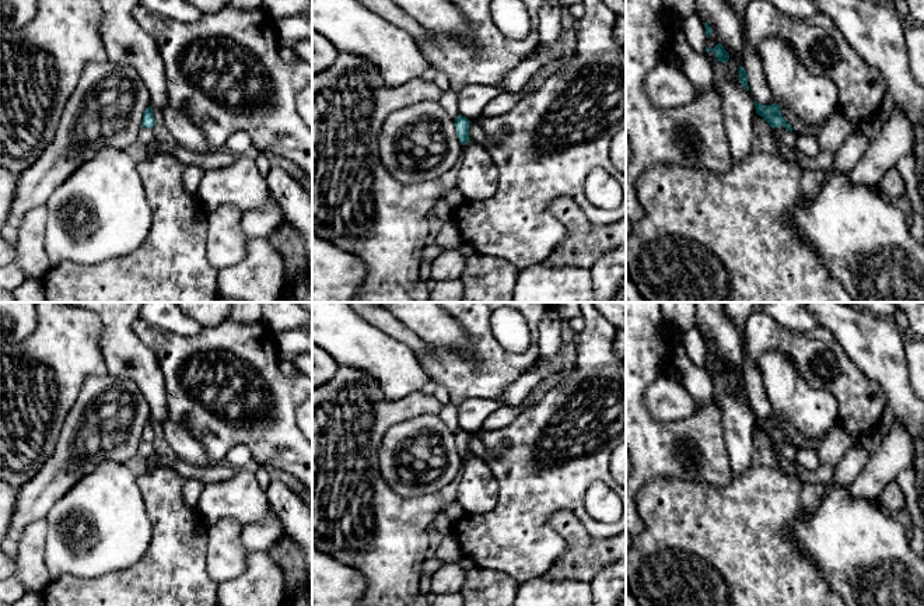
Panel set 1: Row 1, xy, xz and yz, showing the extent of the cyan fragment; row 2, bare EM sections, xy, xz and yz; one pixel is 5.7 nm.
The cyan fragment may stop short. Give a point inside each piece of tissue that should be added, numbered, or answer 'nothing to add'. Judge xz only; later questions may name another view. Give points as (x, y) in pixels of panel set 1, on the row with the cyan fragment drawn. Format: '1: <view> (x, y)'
nothing to add

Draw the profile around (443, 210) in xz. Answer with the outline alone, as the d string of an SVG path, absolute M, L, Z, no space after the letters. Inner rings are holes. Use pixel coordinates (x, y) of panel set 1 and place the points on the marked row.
M441 197L434 204L431 216L440 218L442 223L451 221L454 216L454 207L444 197Z

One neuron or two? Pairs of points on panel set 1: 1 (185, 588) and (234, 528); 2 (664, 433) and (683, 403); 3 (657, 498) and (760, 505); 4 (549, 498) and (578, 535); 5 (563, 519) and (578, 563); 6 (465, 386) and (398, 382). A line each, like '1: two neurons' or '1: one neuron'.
1: two neurons
2: two neurons
3: one neuron
4: two neurons
5: one neuron
6: two neurons

